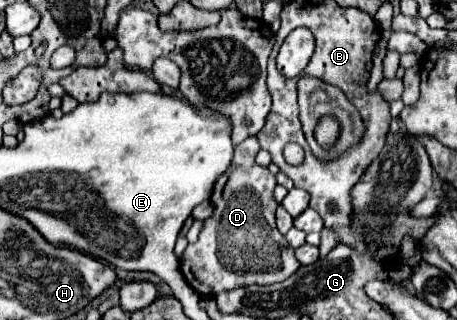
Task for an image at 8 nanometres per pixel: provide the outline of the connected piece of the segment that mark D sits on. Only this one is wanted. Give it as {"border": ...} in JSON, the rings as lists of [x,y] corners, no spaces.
{"border":[[[255,136],[235,148],[229,170],[213,188],[213,216],[205,220],[199,240],[189,244],[181,256],[185,280],[203,296],[217,296],[251,284],[283,282],[301,266],[295,258],[295,250],[275,226],[277,202],[273,200],[273,188],[277,182],[269,168],[261,168],[255,162],[257,152],[259,144]]]}

